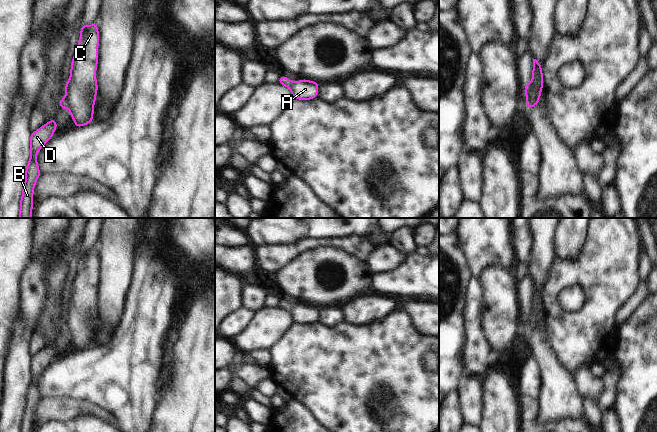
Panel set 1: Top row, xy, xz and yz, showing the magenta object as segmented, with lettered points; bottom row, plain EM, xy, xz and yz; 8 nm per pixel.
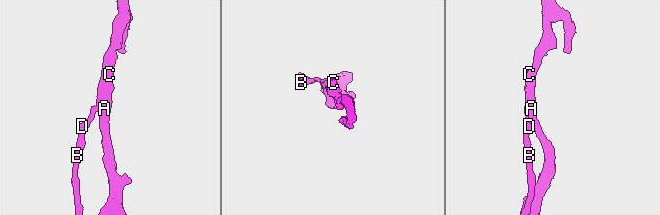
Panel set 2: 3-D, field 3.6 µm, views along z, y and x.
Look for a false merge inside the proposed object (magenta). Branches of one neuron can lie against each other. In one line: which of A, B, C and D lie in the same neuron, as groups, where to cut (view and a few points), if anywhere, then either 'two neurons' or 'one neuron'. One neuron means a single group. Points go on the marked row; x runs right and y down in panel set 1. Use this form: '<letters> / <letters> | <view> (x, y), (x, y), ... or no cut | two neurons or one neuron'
A C / B D | xy (64, 98), (68, 108) | two neurons

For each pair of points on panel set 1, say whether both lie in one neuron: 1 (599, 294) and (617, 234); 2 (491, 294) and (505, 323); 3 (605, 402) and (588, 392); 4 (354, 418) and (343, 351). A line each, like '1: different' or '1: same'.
1: same
2: same
3: different
4: same

